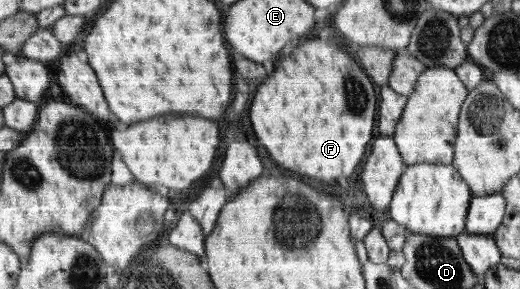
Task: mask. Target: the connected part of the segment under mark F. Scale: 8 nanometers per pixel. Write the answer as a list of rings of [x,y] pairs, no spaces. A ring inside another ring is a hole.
[[[315,37],[293,49],[291,55],[285,55],[271,81],[267,81],[265,87],[259,87],[251,105],[251,119],[261,145],[269,147],[267,151],[271,159],[283,163],[281,167],[323,183],[335,183],[341,177],[351,177],[358,171],[359,163],[366,161],[367,147],[376,135],[377,93],[372,79],[361,71],[361,67],[357,69],[355,61],[345,53],[345,49]]]

